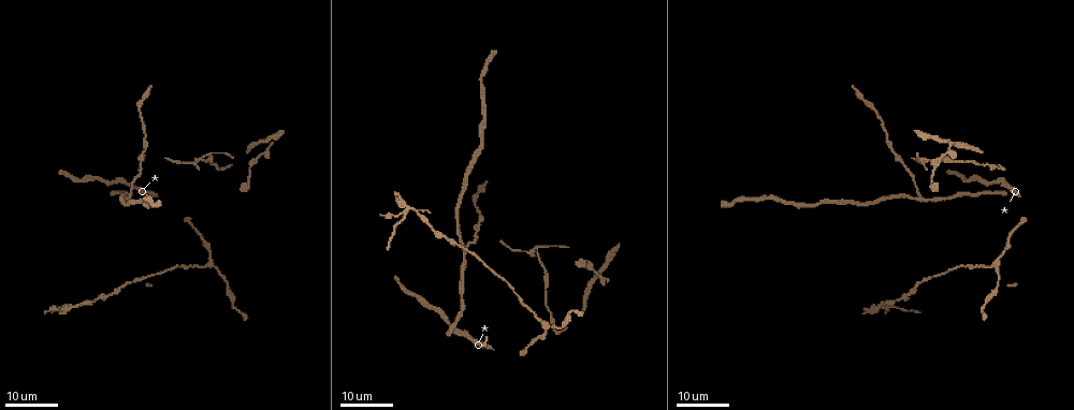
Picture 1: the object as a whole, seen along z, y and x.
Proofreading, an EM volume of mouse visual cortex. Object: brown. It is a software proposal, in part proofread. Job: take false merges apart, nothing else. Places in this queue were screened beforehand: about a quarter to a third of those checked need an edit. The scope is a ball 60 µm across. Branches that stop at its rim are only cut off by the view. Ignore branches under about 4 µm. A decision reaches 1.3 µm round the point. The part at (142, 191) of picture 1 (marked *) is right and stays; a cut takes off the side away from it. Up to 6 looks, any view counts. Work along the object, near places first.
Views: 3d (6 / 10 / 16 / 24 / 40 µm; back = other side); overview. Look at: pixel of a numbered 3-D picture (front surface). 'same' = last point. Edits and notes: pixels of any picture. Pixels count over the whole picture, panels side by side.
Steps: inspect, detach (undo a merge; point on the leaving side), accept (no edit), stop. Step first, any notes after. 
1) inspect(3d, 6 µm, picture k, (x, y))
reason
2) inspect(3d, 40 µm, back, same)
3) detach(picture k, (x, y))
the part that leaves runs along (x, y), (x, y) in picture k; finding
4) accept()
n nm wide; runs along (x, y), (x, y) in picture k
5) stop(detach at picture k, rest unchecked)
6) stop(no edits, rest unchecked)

inspect(3d, 16 µm, picture 1, (935, 164))

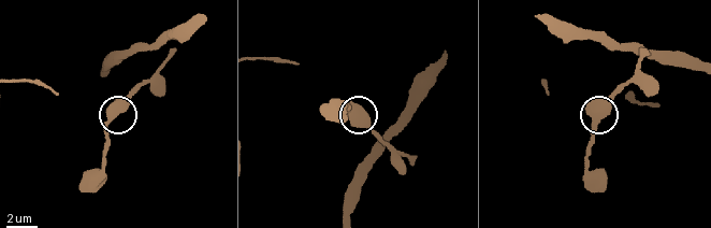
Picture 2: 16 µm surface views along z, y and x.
inspect(3d, 10 µm, picture 2, (350, 119))

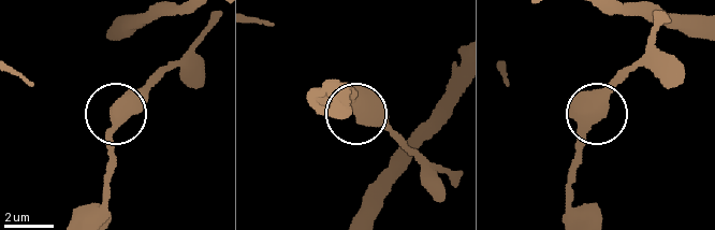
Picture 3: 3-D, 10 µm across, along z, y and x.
accept()
one neuron here

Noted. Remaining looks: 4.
inspect(3d, 16 µm, picture 1, (921, 160))

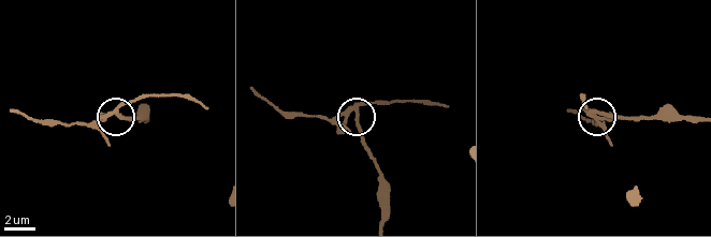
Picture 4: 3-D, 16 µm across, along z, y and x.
inspect(3d, 10 µm, picture 4, (602, 113))

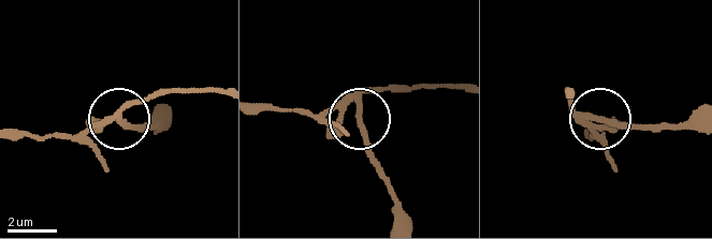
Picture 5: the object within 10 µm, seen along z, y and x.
detach(picture 5, (86, 132))
the part that leaves runs along (117, 115), (75, 133), (20, 133) in picture 5; two neurons meet here

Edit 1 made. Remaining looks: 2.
stop(detach at picture 5, rest unchecked)

